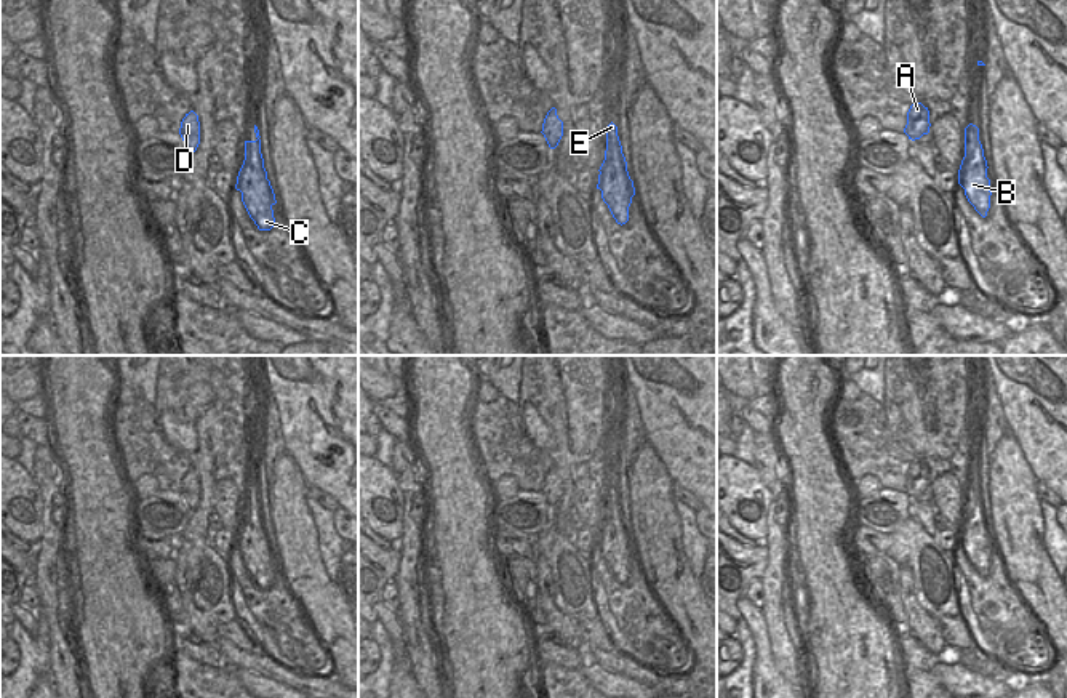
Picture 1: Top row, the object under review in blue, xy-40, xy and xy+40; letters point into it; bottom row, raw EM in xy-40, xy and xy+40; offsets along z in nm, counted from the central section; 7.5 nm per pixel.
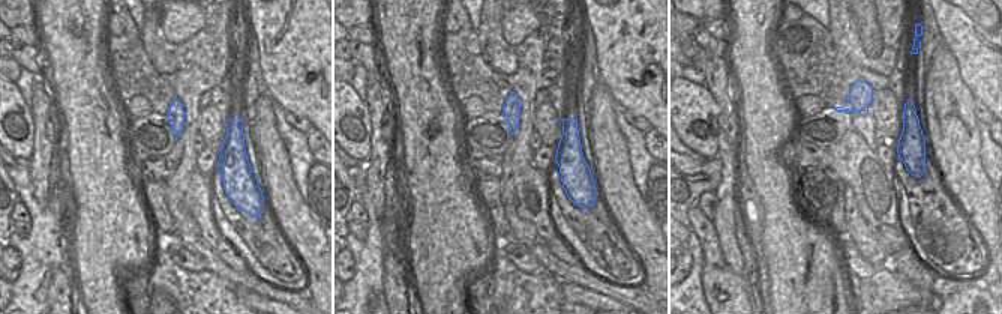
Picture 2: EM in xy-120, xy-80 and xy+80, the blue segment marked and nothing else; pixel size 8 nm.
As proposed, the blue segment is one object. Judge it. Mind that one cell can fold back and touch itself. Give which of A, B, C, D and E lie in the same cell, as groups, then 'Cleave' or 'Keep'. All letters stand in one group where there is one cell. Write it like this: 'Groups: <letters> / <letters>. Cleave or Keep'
Groups: A D E / B C. Cleave

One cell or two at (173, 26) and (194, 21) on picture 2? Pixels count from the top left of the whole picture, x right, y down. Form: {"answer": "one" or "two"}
{"answer": "one"}

